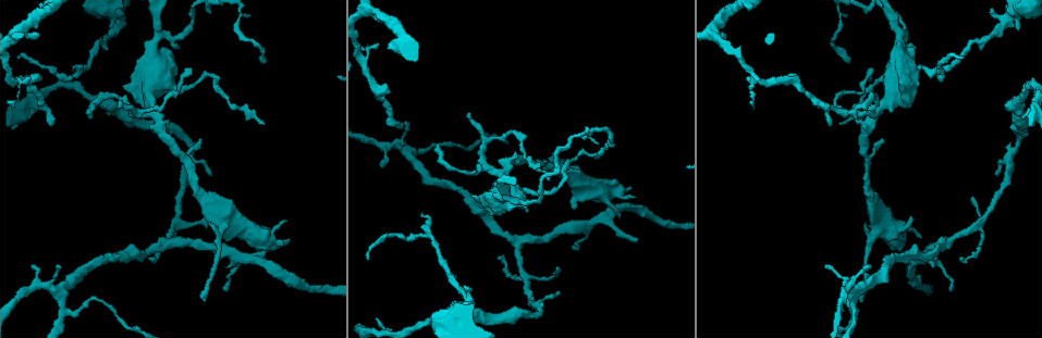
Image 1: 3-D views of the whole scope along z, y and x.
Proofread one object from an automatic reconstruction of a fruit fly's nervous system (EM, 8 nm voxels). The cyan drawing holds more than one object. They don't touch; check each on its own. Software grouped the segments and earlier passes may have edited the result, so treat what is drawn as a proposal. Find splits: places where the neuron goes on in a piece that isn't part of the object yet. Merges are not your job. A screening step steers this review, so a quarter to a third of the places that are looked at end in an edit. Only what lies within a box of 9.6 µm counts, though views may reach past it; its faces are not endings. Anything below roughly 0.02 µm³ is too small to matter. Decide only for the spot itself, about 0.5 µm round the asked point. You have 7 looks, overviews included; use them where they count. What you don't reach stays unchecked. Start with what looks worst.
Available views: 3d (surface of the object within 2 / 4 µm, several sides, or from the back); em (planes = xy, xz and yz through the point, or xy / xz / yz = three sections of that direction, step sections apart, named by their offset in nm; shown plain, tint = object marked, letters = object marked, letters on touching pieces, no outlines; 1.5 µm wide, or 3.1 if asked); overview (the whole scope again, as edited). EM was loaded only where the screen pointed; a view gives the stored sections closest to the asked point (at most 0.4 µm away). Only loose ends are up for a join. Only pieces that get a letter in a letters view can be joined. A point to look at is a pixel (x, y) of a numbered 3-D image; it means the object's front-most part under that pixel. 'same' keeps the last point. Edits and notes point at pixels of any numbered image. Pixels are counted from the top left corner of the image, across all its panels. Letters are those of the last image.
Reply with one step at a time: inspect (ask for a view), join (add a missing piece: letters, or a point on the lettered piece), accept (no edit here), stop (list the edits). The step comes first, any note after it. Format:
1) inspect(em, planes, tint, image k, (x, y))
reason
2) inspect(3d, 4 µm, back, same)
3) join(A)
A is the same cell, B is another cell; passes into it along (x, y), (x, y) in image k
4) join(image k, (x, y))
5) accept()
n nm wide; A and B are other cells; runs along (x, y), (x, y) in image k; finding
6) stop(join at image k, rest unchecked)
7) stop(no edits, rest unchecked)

inspect(em, yz, step 8, tint, image 1, (830, 125))
thin end

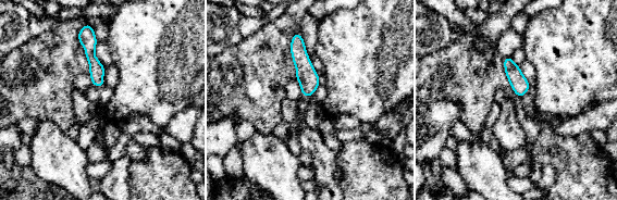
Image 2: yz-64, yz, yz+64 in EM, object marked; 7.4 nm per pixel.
inspect(em, yz, step 8, letters, same)
what lies round it

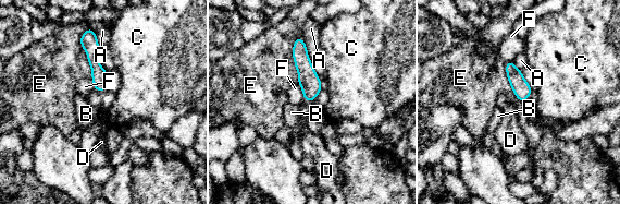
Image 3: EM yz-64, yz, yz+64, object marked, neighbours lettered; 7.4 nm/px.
join(D)
E touches over 320 nm; D is the same cell, A, B, C, E and F are other cells; passes into it along (310, 83), (307, 100), (299, 131) in image 3; it goes on there

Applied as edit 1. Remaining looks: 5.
inspect(overview)
redraw

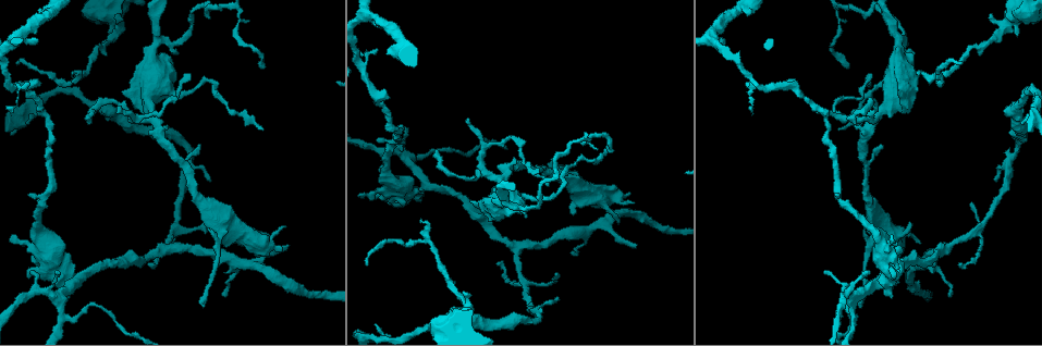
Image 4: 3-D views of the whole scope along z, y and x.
inspect(em, planes, letters, image 4, (377, 324))
an open end

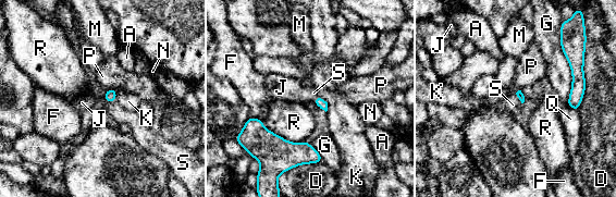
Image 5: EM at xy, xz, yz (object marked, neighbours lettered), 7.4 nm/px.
accept()
G touches over 500 nm; A, D, F, G, J, K, M, N, P, Q, R and S are other cells; border along (319, 95), (327, 102), (327, 111) in image 5; none of them fits

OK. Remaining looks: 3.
inspect(em, planes, letters, image 4, (74, 72))

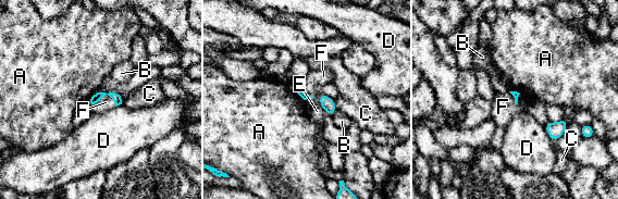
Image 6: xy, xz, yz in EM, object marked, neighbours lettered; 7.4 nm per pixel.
join(F)
F is the same cell, A, B, C, D and E are other cells; passes into it along (115, 97), (102, 96), (106, 102) in image 6; it goes on there

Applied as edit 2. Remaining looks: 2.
stop(join at image 3, join at image 6, rest unchecked)

